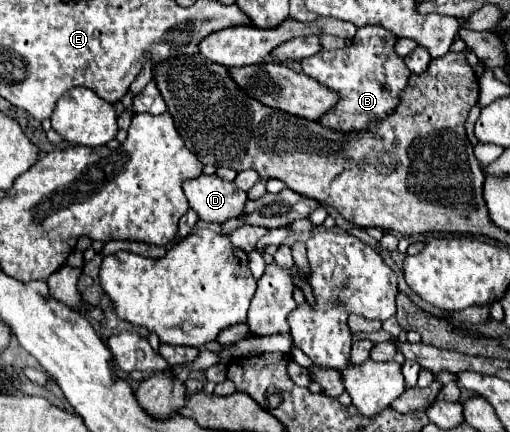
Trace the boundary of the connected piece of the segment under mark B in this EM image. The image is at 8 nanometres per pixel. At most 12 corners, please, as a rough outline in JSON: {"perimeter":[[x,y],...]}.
{"perimeter":[[359,28],[347,50],[301,62],[339,94],[317,120],[365,132],[397,108],[411,72],[395,34]]}

